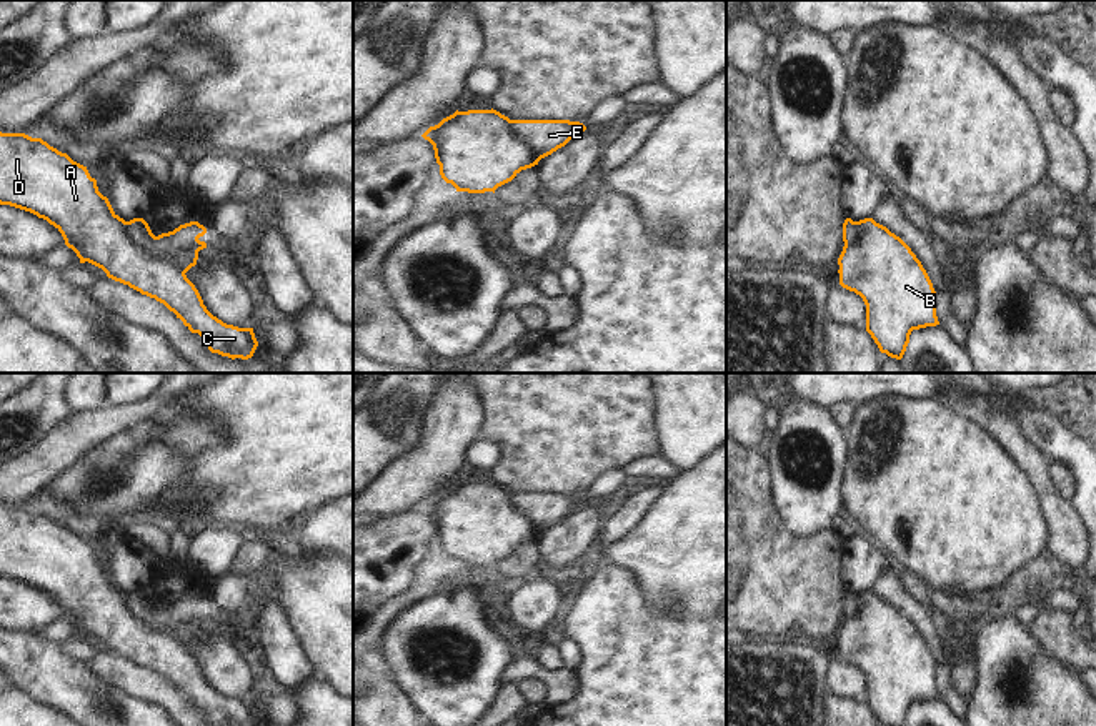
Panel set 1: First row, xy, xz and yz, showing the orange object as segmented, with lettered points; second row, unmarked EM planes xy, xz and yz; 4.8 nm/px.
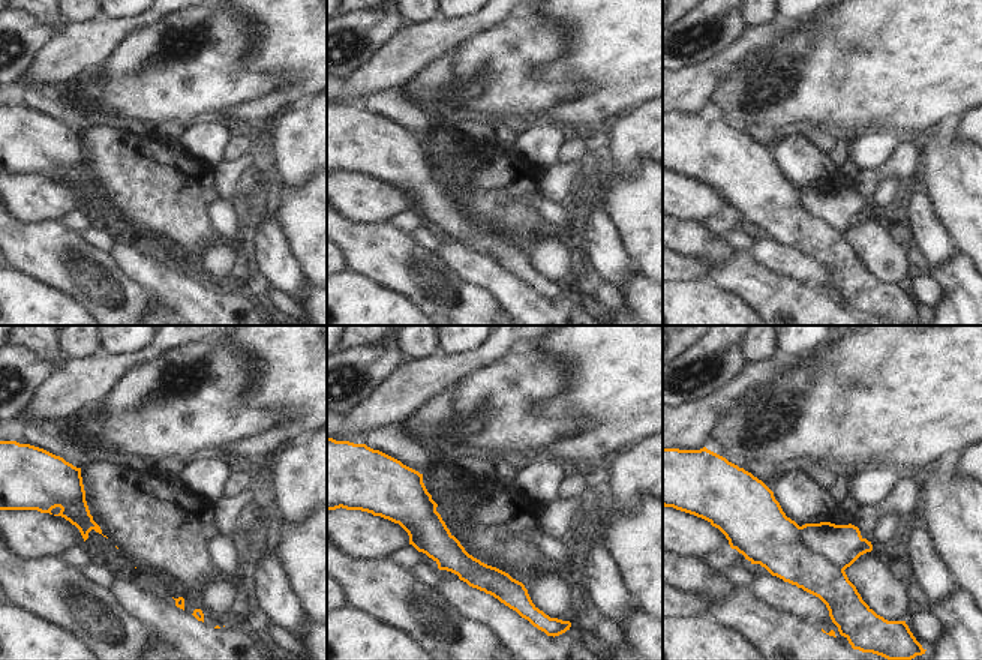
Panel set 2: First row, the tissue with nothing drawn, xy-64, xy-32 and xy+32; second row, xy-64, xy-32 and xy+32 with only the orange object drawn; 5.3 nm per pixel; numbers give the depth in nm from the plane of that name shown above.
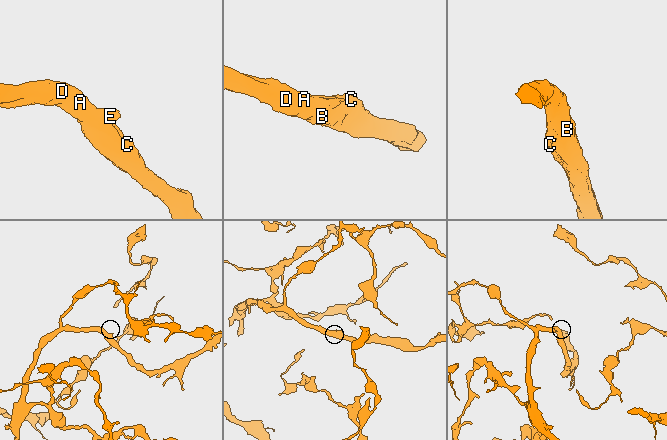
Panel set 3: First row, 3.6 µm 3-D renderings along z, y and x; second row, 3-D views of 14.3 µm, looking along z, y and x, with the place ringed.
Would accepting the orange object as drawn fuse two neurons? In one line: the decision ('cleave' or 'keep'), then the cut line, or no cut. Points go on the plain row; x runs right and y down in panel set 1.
cleave | xy (125, 595), (127, 606), (139, 618), (174, 636), (184, 646)

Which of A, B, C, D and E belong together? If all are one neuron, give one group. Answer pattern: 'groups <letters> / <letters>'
groups A B C D / E

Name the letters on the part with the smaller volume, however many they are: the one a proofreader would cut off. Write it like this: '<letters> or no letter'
E

